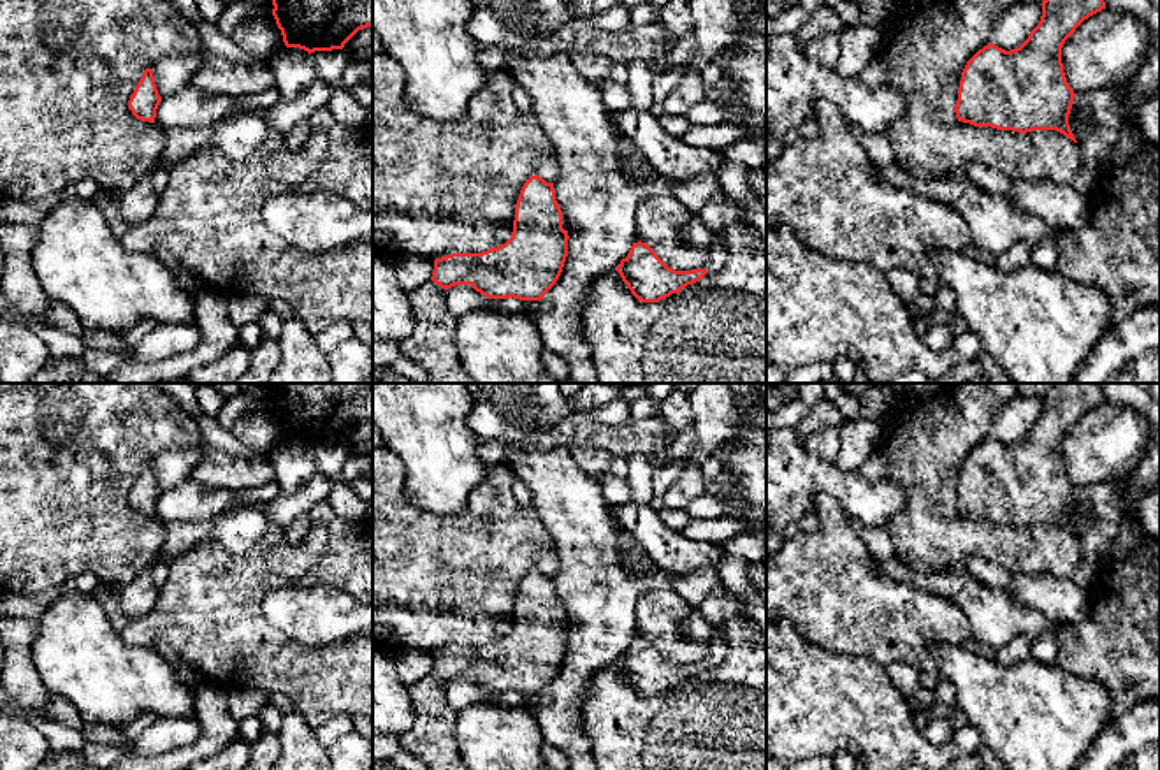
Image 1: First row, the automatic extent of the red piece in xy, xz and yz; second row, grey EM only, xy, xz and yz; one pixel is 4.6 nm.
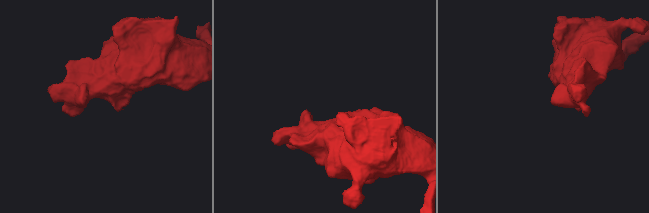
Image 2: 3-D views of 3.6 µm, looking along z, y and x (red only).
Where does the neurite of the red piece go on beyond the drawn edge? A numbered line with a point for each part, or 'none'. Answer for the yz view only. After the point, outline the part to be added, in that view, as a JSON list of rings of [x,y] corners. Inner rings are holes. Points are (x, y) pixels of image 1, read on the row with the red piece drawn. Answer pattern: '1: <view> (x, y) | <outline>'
none

